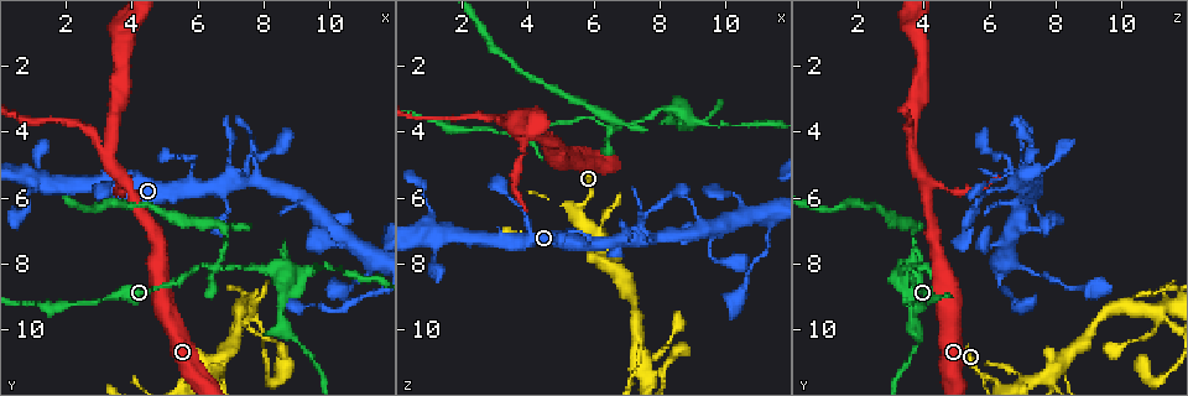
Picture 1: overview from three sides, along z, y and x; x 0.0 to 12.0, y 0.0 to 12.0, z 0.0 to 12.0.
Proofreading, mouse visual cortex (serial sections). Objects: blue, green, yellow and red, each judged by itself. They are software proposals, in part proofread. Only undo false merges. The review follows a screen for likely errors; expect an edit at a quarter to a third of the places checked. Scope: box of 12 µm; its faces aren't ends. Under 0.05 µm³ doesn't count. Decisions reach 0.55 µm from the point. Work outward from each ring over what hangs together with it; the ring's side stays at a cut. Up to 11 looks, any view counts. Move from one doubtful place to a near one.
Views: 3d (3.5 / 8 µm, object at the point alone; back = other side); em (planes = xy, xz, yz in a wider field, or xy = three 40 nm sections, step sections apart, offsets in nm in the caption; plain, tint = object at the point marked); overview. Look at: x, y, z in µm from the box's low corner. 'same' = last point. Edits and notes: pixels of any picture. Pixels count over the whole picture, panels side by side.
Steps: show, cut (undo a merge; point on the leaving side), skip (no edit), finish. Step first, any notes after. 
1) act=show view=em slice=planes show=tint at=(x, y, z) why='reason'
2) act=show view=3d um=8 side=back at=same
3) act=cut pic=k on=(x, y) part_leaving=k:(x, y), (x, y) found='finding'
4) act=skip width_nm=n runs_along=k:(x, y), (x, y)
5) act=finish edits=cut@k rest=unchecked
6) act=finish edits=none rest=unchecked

act=show view=3d um=3.5 at=(6.4, 11.3, 7.9) why='small branch off a trunk'

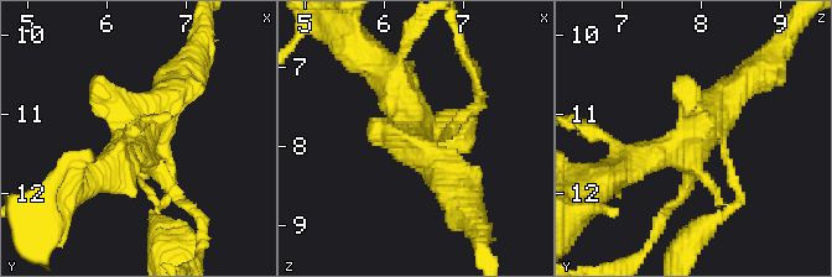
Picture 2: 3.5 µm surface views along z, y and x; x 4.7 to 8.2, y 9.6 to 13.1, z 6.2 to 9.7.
act=show view=em slice=xy step=5 show=tint at=(6.40, 11.20, 7.90)

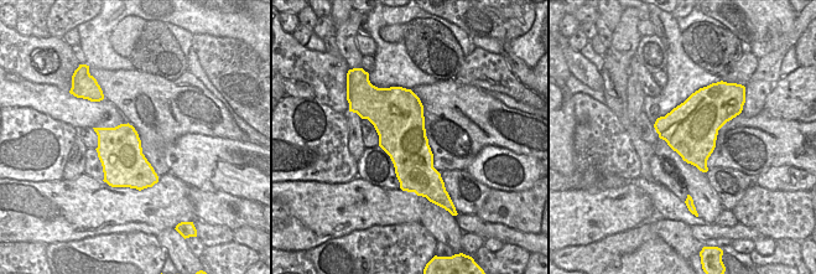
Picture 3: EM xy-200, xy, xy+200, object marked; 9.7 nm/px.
act=skip runs_along=2:(633, 165), (684, 146), (750, 78) found='continuous, no second cell'

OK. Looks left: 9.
act=show view=3d um=3.5 at=(6.3, 8.1, 3.9) why='branch point'

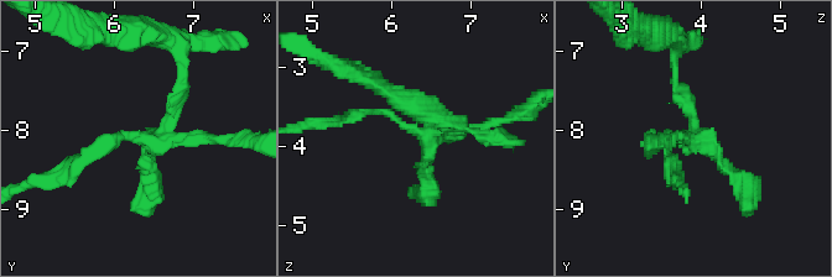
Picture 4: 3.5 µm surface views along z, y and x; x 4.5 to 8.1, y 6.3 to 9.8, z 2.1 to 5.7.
act=show view=em slice=planes show=tint at=(6.40, 8.05, 3.85) why='now the EM'

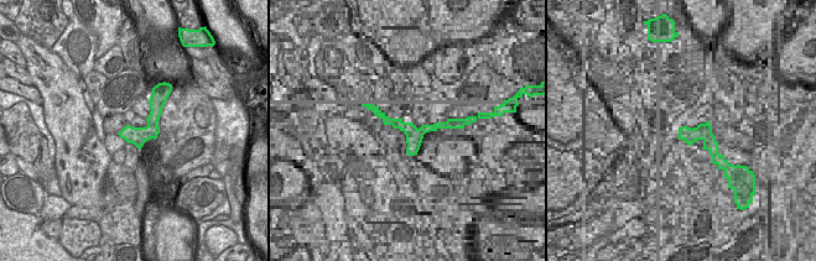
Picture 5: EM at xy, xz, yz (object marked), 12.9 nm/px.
act=cut pic=4 on=(680, 87) found='a second cell is stuck on'

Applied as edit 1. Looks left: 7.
act=show view=overview why='redraw'

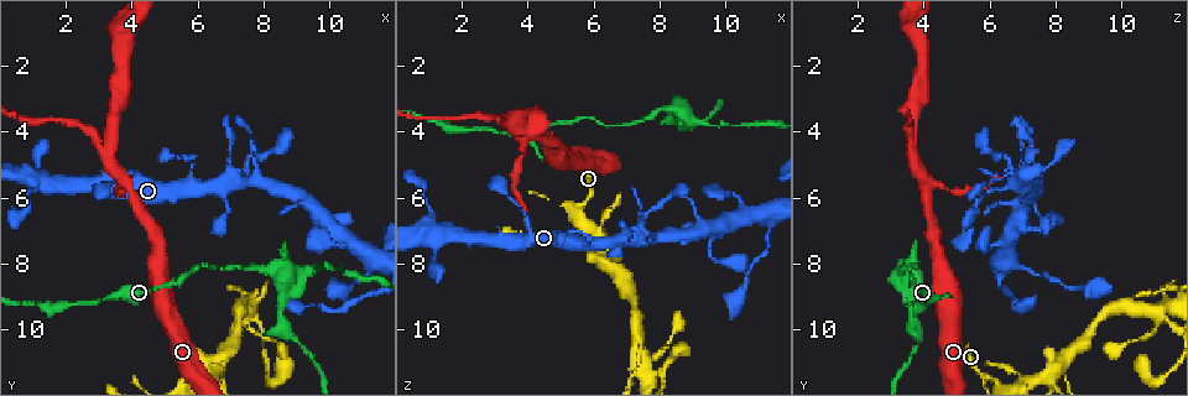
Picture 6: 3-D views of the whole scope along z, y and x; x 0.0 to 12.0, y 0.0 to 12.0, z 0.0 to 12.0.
act=show view=3d um=8 at=(8.7, 8.4, 3.5) why='sudden change in width'

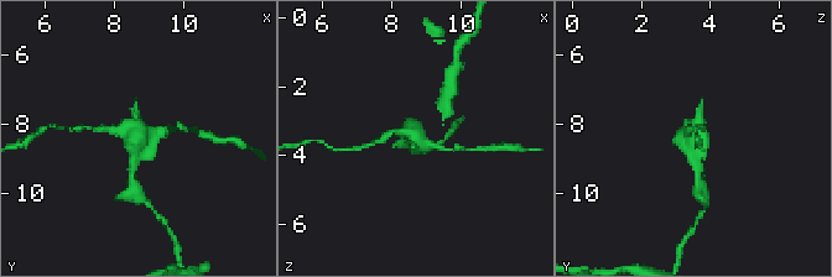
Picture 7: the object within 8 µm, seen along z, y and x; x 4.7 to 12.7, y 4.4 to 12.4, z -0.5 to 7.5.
act=show view=3d um=3.5 at=(8.8, 8.5, 3.5) why='zoom in'

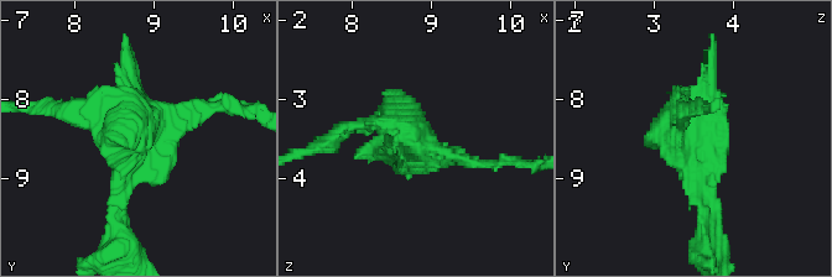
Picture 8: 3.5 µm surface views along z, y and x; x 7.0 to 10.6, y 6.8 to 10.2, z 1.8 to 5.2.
act=show view=em slice=planes show=tint at=(8.80, 8.45, 3.45) why='shape alone is not enough'

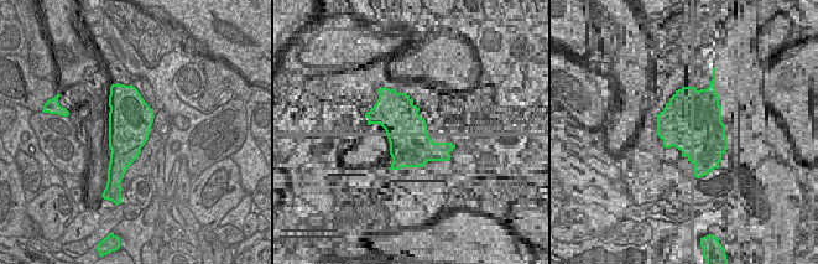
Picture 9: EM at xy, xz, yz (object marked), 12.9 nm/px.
act=cut pic=8 on=(125, 46) part_leaving=8:(135, 162), (116, 208), (128, 257) found='a second cell is stuck on'

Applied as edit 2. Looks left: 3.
act=show view=3d um=3.5 at=(7.3, 9.3, 10.2) why='side arm on a straight run'

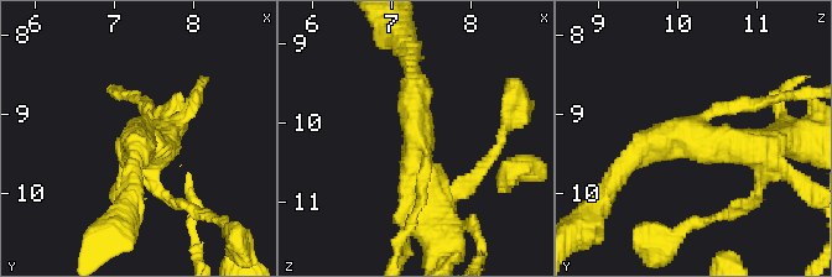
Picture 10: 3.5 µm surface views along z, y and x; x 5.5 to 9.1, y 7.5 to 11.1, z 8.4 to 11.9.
act=show view=em slice=xy step=2 show=tint at=(7.30, 9.30, 10.20)

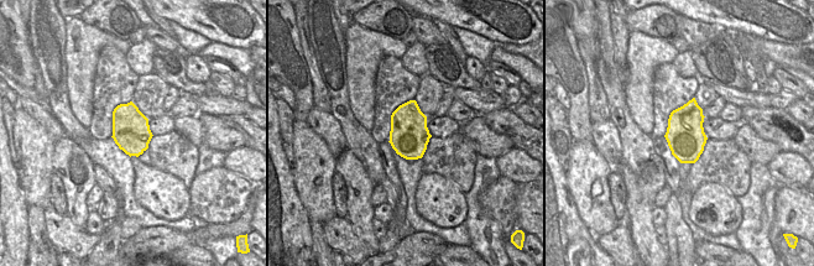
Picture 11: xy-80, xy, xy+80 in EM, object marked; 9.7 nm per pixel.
act=skip runs_along=10:(622, 171), (672, 137), (768, 145) found='one cell here'

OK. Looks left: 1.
act=finish edits=cut@4,cut@8 rest=unchecked

